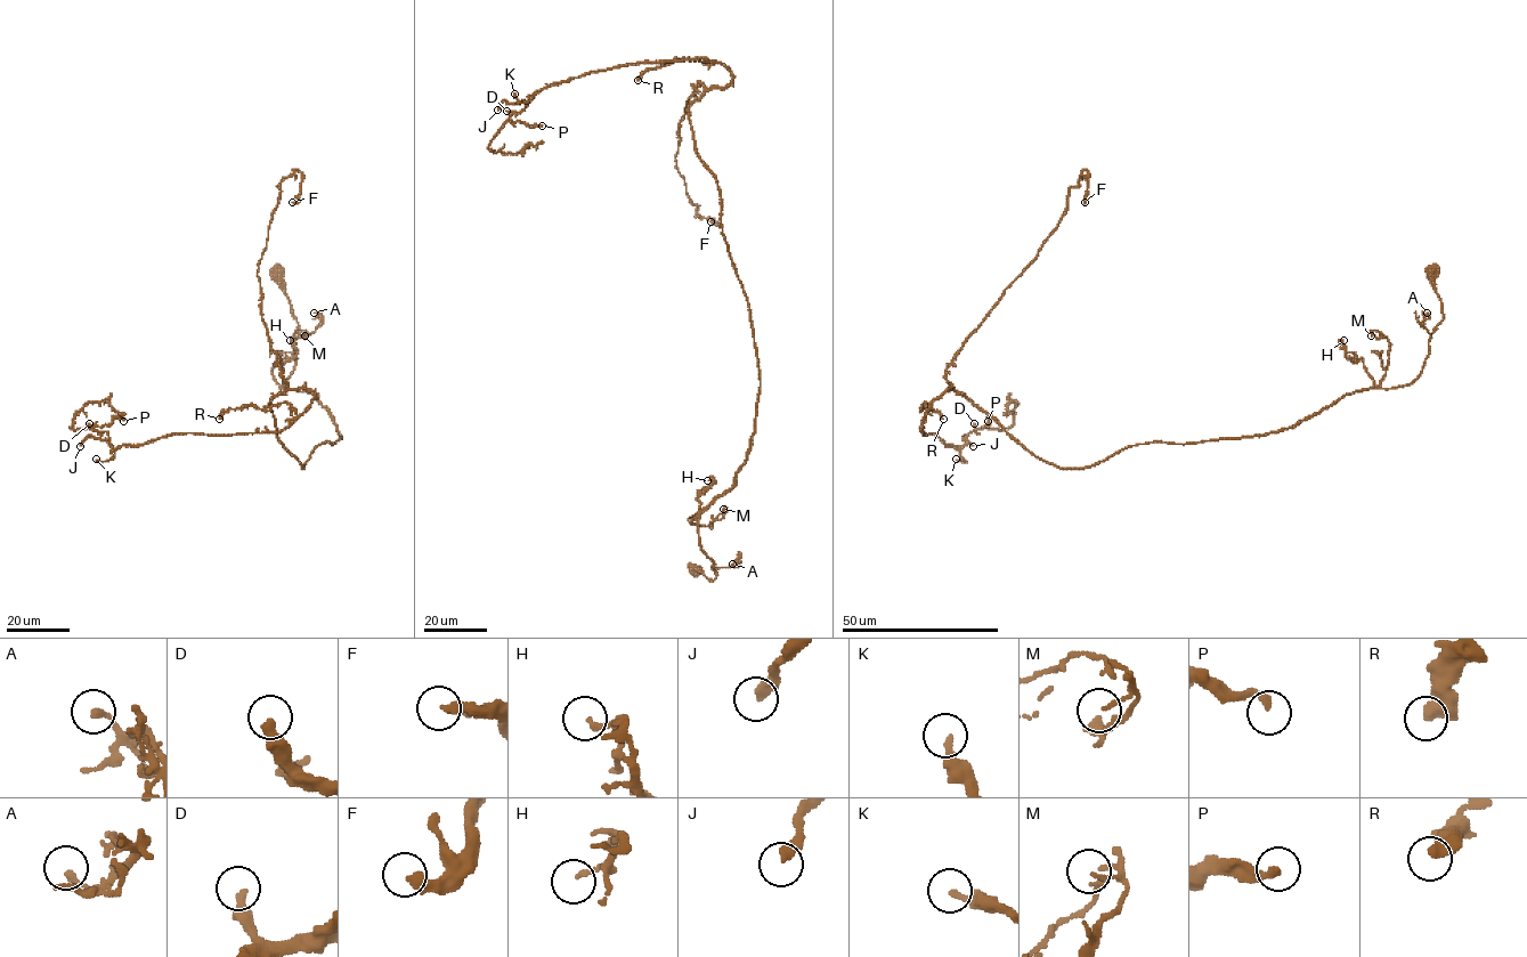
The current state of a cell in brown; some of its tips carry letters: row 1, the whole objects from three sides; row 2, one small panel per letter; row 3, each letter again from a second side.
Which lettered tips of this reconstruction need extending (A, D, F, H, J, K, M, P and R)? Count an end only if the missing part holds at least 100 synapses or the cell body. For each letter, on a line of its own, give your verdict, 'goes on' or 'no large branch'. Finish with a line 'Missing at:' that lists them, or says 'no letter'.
A: no large branch
D: no large branch
F: no large branch
H: no large branch
J: no large branch
K: no large branch
M: no large branch
P: no large branch
R: no large branch
Missing at: no letter

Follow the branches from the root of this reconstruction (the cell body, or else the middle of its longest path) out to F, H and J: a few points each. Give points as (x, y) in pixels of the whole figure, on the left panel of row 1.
F: (277, 272), (299, 324), (281, 389), (342, 436), (303, 468), (258, 275), (298, 170), (292, 202)
H: (277, 272), (299, 324), (295, 364), (279, 388), (283, 384), (281, 359), (289, 362), (297, 353), (290, 340)
J: (277, 272), (281, 389), (341, 438), (303, 468), (279, 441), (299, 388), (278, 431), (80, 446)

